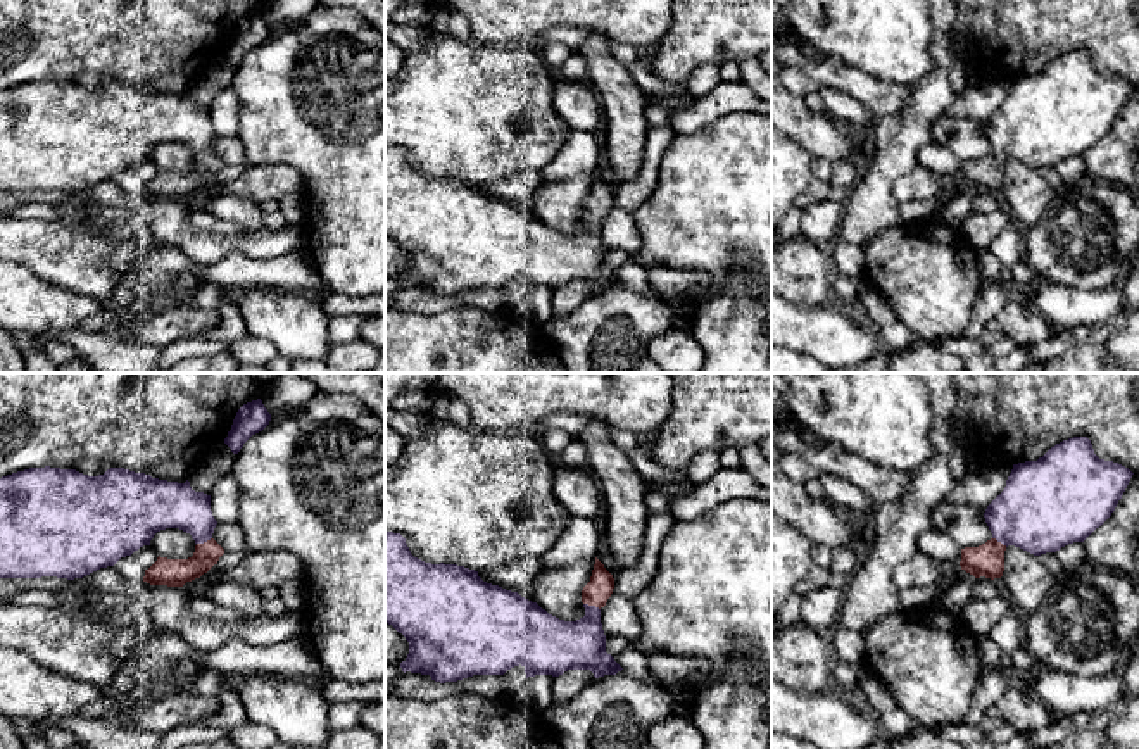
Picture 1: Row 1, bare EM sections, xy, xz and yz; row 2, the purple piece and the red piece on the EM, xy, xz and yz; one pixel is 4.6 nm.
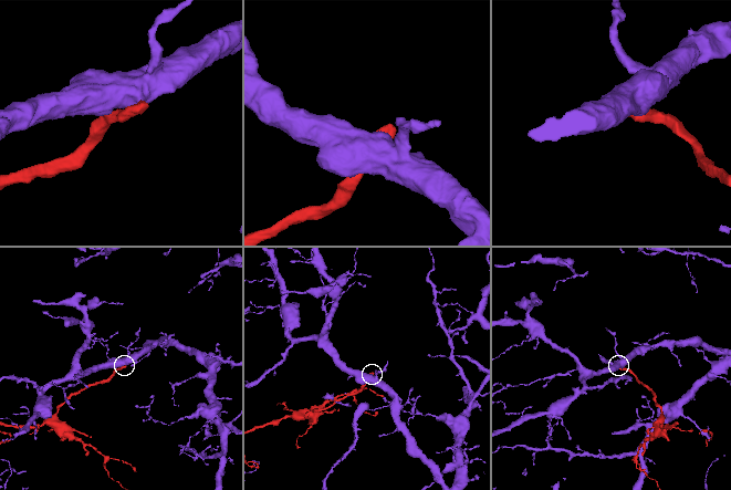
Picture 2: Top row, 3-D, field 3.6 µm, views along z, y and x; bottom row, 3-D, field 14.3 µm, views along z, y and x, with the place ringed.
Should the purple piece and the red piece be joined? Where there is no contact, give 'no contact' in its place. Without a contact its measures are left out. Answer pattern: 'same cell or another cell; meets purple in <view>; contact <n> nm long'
same cell; meets purple in xz; contact 90 nm long

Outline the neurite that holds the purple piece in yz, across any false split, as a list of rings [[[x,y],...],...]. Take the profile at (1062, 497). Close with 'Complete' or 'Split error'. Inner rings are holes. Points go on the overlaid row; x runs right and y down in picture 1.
[[[1087,437],[1063,440],[1037,461],[1013,464],[1004,490],[984,513],[992,538],[961,549],[961,570],[994,580],[1003,576],[1008,545],[1041,556],[1084,542],[1111,516],[1132,475],[1099,459]]]. Split error

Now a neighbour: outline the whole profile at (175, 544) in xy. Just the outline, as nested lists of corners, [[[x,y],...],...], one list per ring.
[[[166,528],[154,535],[150,545],[160,557],[188,559],[195,552],[195,540],[190,533],[179,528]]]

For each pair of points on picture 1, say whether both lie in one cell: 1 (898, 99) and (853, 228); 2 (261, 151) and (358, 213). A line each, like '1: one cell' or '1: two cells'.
1: two cells
2: one cell

